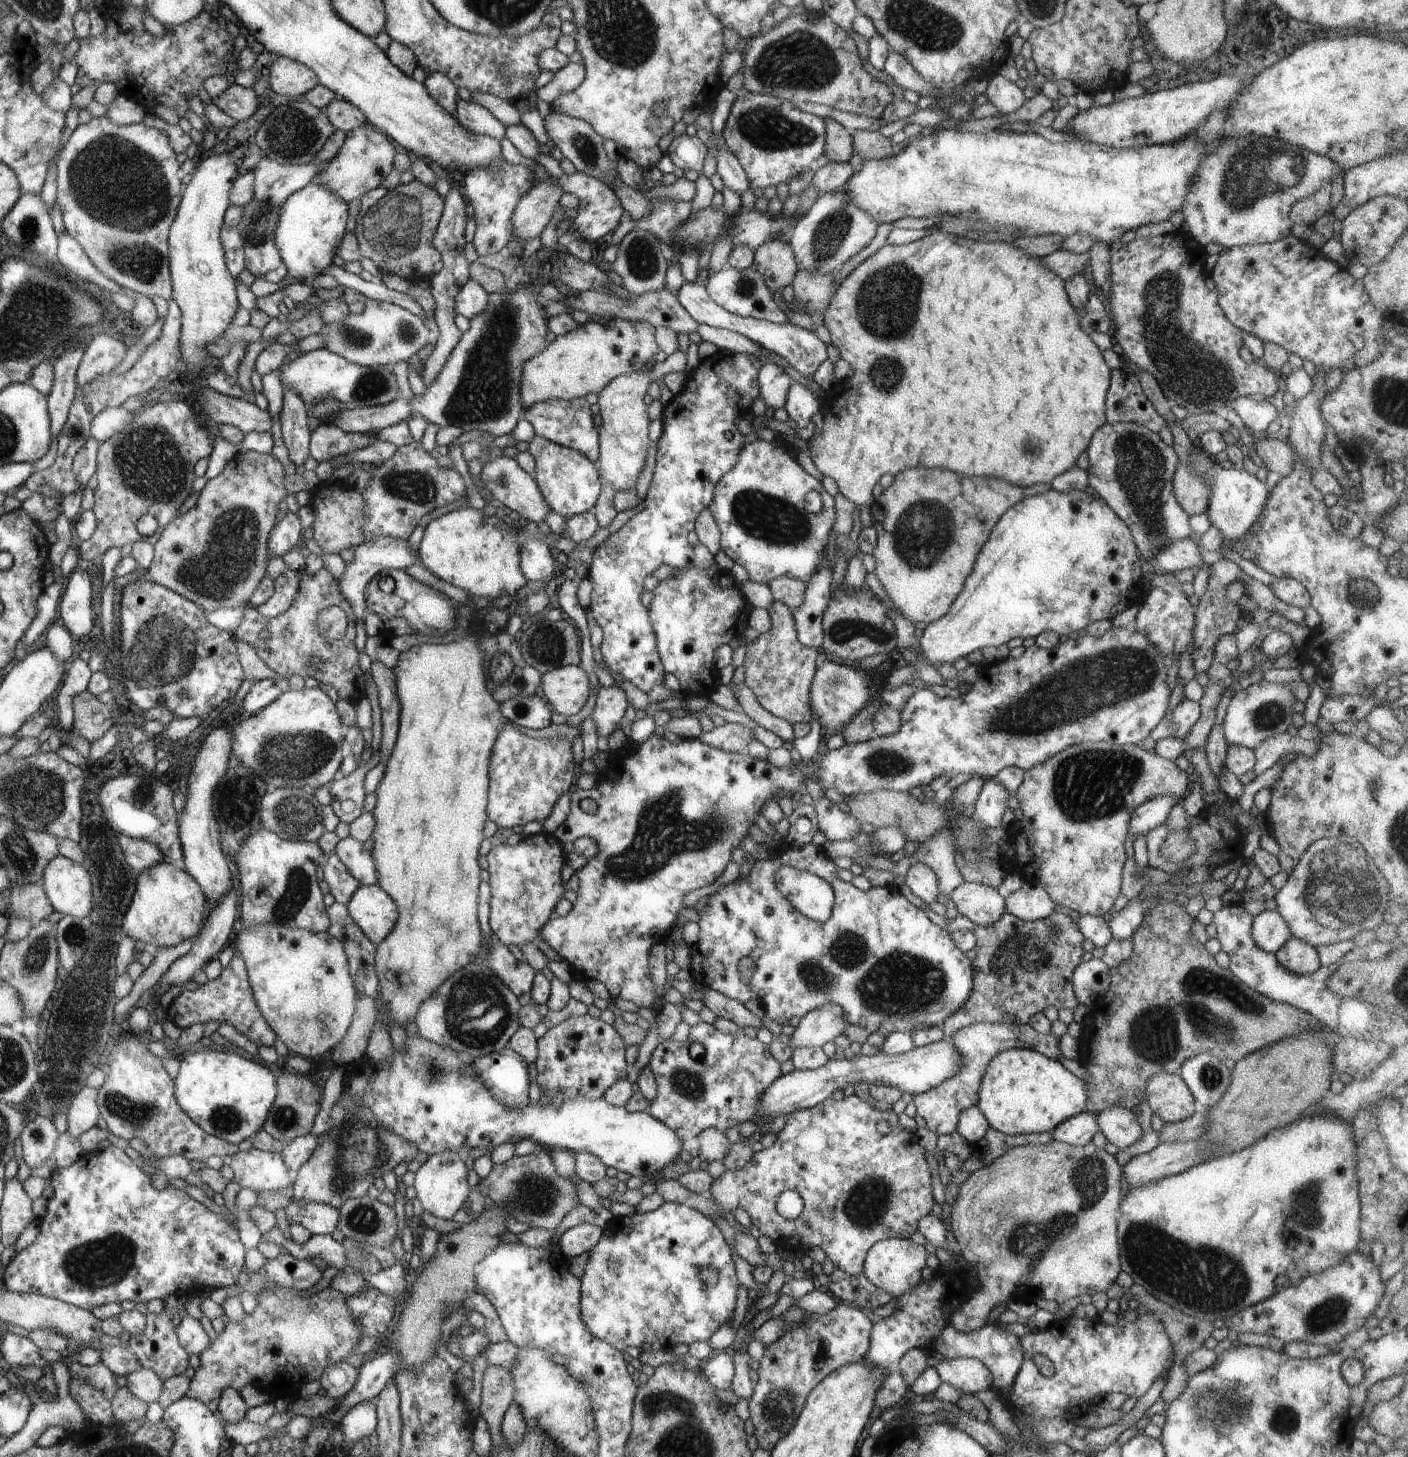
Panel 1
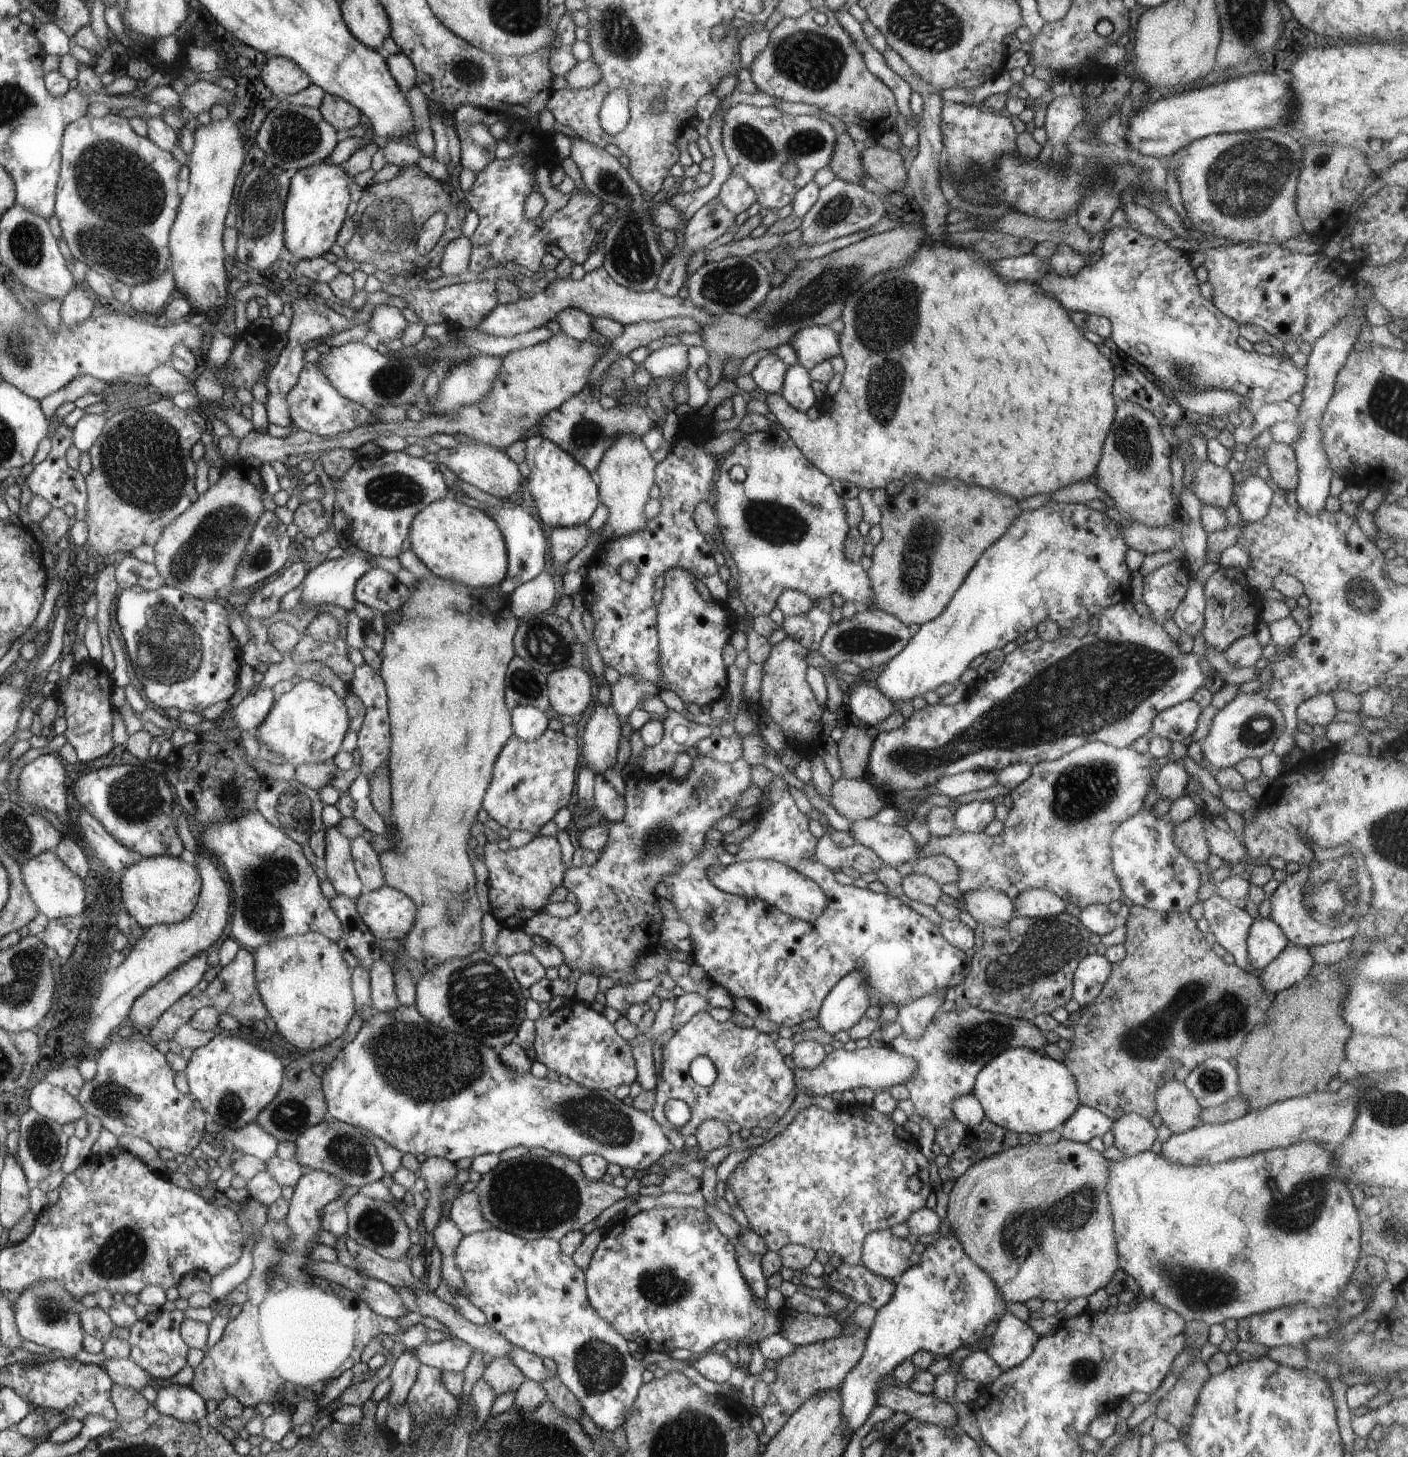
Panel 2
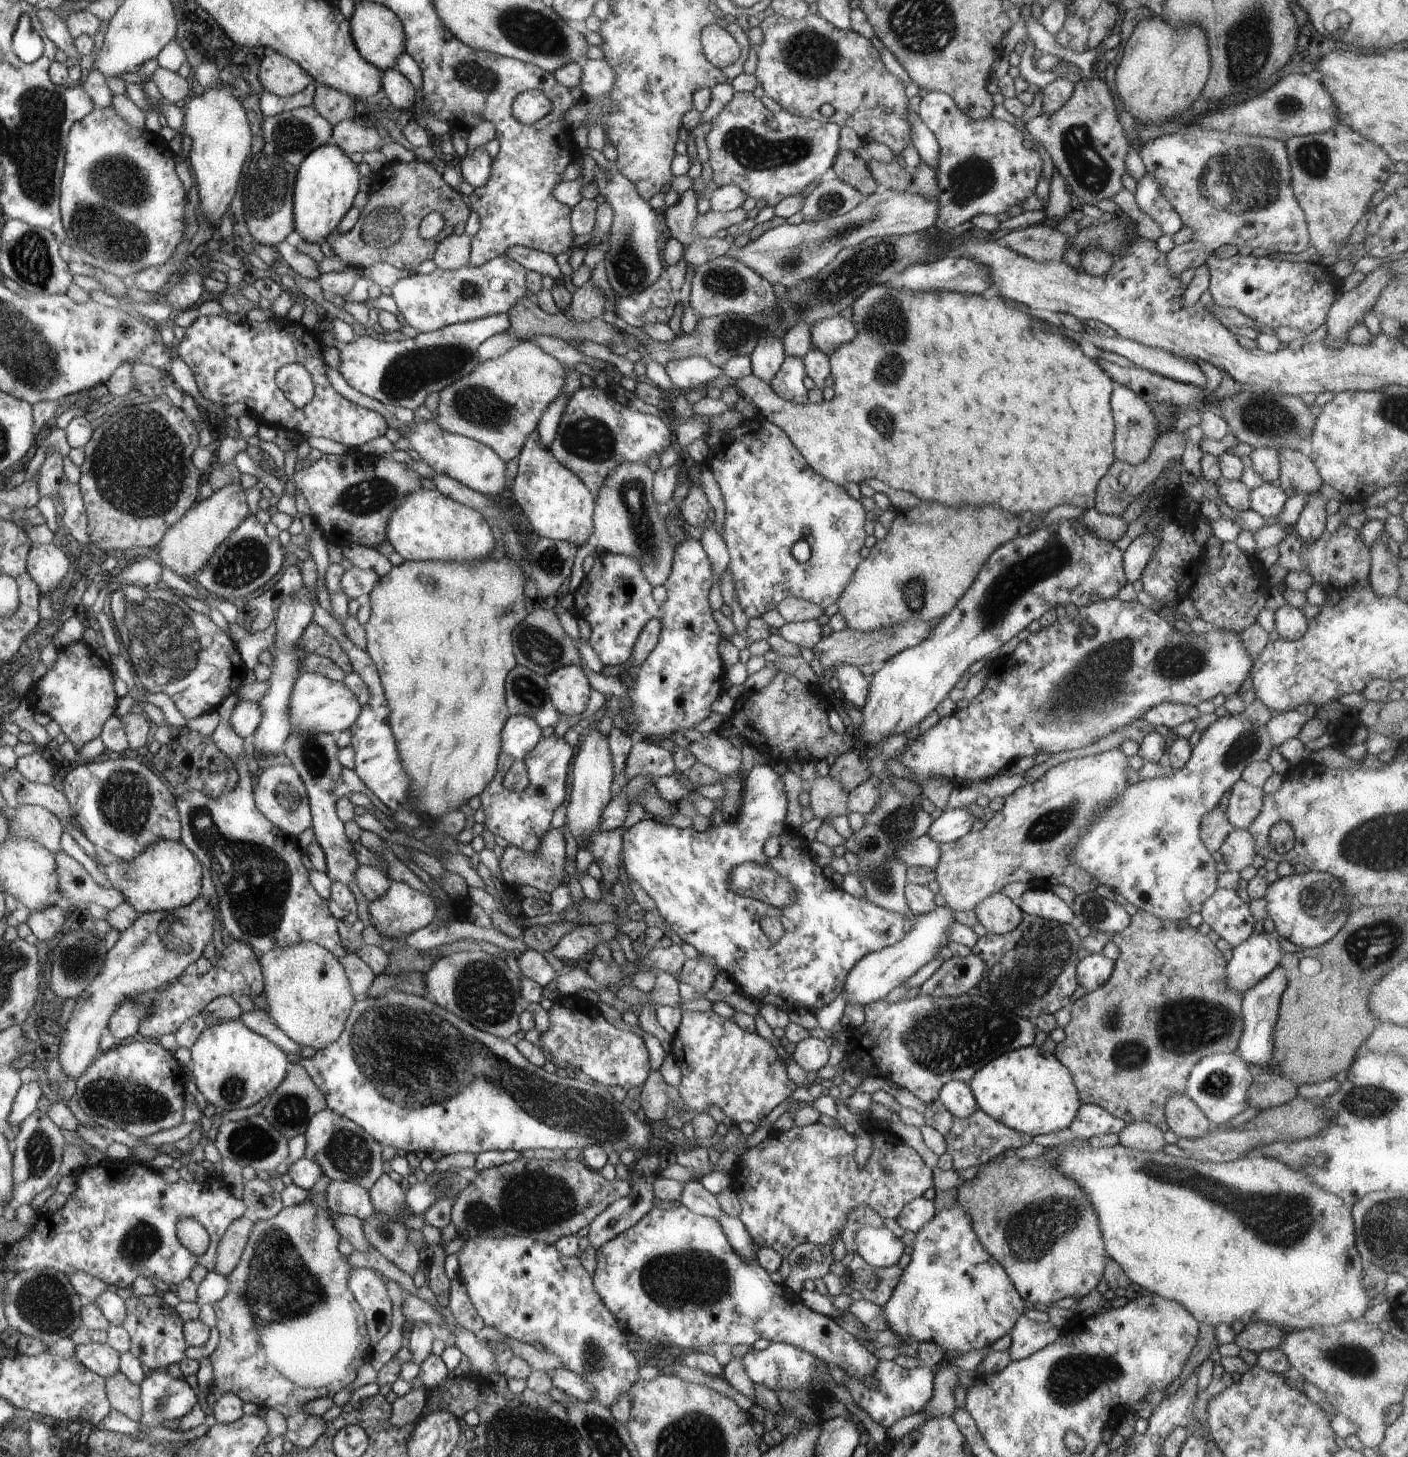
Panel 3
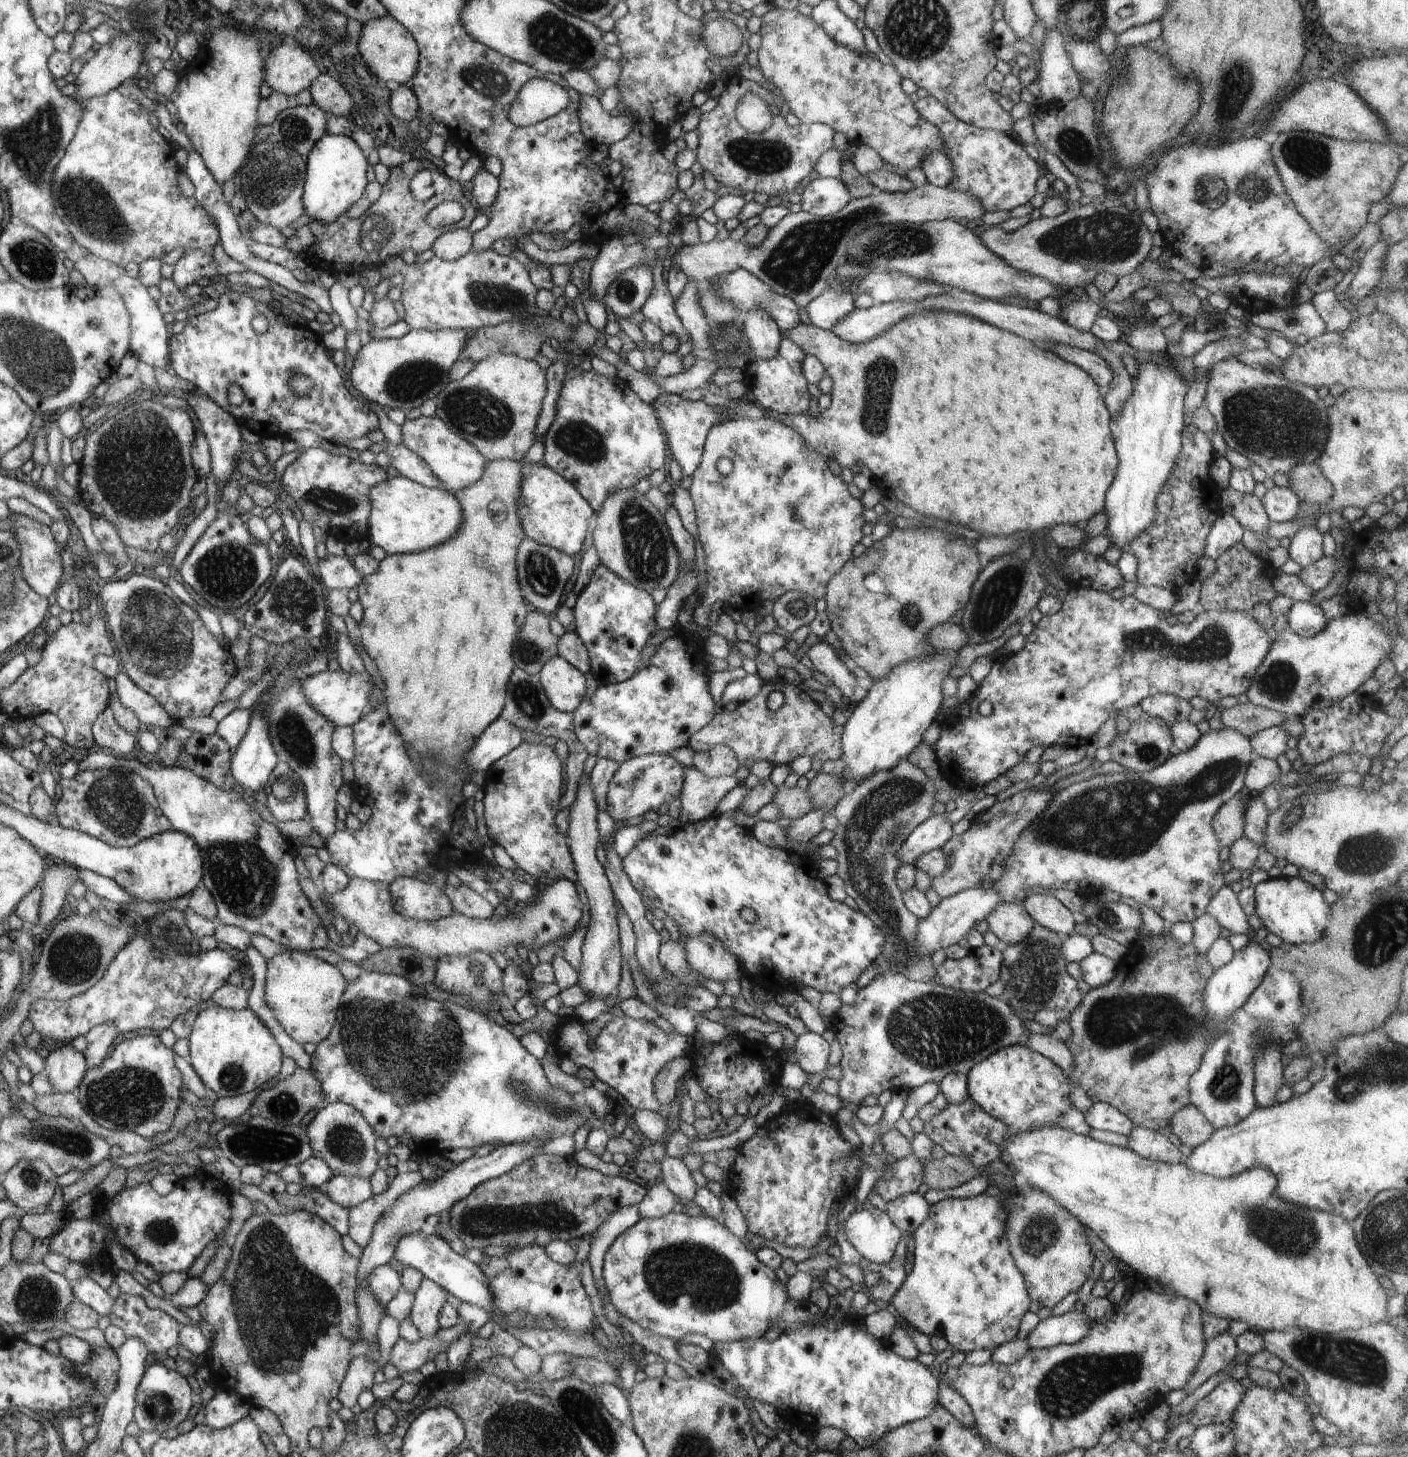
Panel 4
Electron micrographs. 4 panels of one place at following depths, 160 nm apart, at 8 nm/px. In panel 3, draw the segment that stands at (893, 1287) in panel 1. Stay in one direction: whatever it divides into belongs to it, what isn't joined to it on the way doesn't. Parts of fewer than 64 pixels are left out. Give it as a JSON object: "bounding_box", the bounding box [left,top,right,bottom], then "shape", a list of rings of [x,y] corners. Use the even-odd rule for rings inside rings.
{"bounding_box":[855,1226,904,1269],"shape":[[[862,1226],[855,1236],[856,1253],[866,1264],[883,1269],[897,1265],[904,1252],[904,1243],[897,1238],[890,1229],[882,1227],[876,1229]]]}

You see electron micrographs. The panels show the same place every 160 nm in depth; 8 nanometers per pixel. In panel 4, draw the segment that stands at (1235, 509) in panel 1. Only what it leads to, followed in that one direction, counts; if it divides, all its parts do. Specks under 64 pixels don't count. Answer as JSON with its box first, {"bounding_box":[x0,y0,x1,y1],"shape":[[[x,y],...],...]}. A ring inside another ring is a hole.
{"bounding_box":[1261,486,1300,523],"shape":[[[1274,486],[1264,494],[1261,500],[1266,515],[1270,521],[1276,523],[1286,523],[1298,515],[1300,500],[1298,496],[1287,488]]]}

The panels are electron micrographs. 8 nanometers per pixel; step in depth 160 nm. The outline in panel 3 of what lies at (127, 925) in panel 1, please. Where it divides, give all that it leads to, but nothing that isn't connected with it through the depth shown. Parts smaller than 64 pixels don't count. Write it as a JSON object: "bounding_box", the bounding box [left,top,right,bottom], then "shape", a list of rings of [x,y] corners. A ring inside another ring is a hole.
{"bounding_box":[98,839,203,914],"shape":[[[160,839],[132,860],[118,858],[112,853],[98,854],[98,859],[112,888],[121,892],[124,900],[140,914],[180,909],[203,894],[202,864],[184,844]]]}

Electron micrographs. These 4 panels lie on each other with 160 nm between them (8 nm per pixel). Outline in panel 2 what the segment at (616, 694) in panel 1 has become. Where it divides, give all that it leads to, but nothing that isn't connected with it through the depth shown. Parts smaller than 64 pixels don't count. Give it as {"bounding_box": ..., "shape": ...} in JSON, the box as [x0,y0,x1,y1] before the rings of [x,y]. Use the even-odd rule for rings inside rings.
{"bounding_box":[582,702,621,776],"shape":[[[599,702],[584,728],[582,734],[582,750],[586,757],[584,766],[590,766],[596,776],[616,763],[621,722],[612,703]]]}

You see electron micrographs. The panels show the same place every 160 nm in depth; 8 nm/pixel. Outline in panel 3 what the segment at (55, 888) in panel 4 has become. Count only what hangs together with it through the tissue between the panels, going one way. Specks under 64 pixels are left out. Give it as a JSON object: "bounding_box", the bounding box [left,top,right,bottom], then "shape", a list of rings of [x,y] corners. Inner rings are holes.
{"bounding_box":[55,849,125,909],"shape":[[[60,849],[60,852],[55,854],[55,861],[56,872],[60,879],[61,904],[67,908],[96,902],[108,909],[113,909],[125,901],[118,890],[100,886],[84,866],[66,851]]]}

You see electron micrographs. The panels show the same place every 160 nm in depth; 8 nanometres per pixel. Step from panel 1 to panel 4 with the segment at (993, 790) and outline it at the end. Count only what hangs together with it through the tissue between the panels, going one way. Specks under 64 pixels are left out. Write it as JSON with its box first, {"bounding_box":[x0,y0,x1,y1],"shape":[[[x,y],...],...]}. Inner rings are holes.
{"bounding_box":[898,814,952,864],"shape":[[[931,814],[929,818],[919,826],[913,828],[910,836],[906,838],[904,846],[898,852],[898,860],[902,864],[916,864],[916,860],[935,849],[942,849],[942,846],[952,838],[952,822],[947,814]]]}

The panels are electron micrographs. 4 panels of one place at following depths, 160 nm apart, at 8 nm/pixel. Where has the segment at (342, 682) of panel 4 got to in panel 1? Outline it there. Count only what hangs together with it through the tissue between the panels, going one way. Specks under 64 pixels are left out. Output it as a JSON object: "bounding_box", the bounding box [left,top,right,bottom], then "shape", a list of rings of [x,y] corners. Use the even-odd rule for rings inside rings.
{"bounding_box":[233,688,344,792],"shape":[[[302,688],[284,692],[277,700],[268,704],[258,714],[254,714],[240,722],[233,728],[233,754],[240,760],[240,764],[248,766],[268,784],[268,792],[278,786],[292,786],[292,788],[310,788],[312,791],[324,784],[328,784],[342,764],[342,738],[344,728],[340,712],[336,712],[334,702],[322,692],[322,688]]]}

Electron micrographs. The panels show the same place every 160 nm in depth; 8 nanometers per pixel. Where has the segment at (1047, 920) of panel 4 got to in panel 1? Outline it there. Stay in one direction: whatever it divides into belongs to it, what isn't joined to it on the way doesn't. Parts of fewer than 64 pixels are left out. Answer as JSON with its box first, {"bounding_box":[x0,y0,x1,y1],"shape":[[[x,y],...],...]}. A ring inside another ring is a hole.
{"bounding_box":[1006,882,1055,921],"shape":[[[1026,882],[1022,888],[1010,894],[1006,911],[1022,921],[1036,921],[1055,911],[1053,899],[1039,886]]]}

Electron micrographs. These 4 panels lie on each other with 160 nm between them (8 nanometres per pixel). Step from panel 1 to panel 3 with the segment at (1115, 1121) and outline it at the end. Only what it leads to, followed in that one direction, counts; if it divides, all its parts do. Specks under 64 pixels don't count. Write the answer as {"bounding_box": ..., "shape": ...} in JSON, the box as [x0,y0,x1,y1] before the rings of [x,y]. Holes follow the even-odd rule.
{"bounding_box":[1118,1121,1166,1151],"shape":[[[1136,1121],[1127,1124],[1118,1134],[1119,1144],[1137,1151],[1163,1151],[1166,1141],[1162,1131],[1149,1122]]]}

